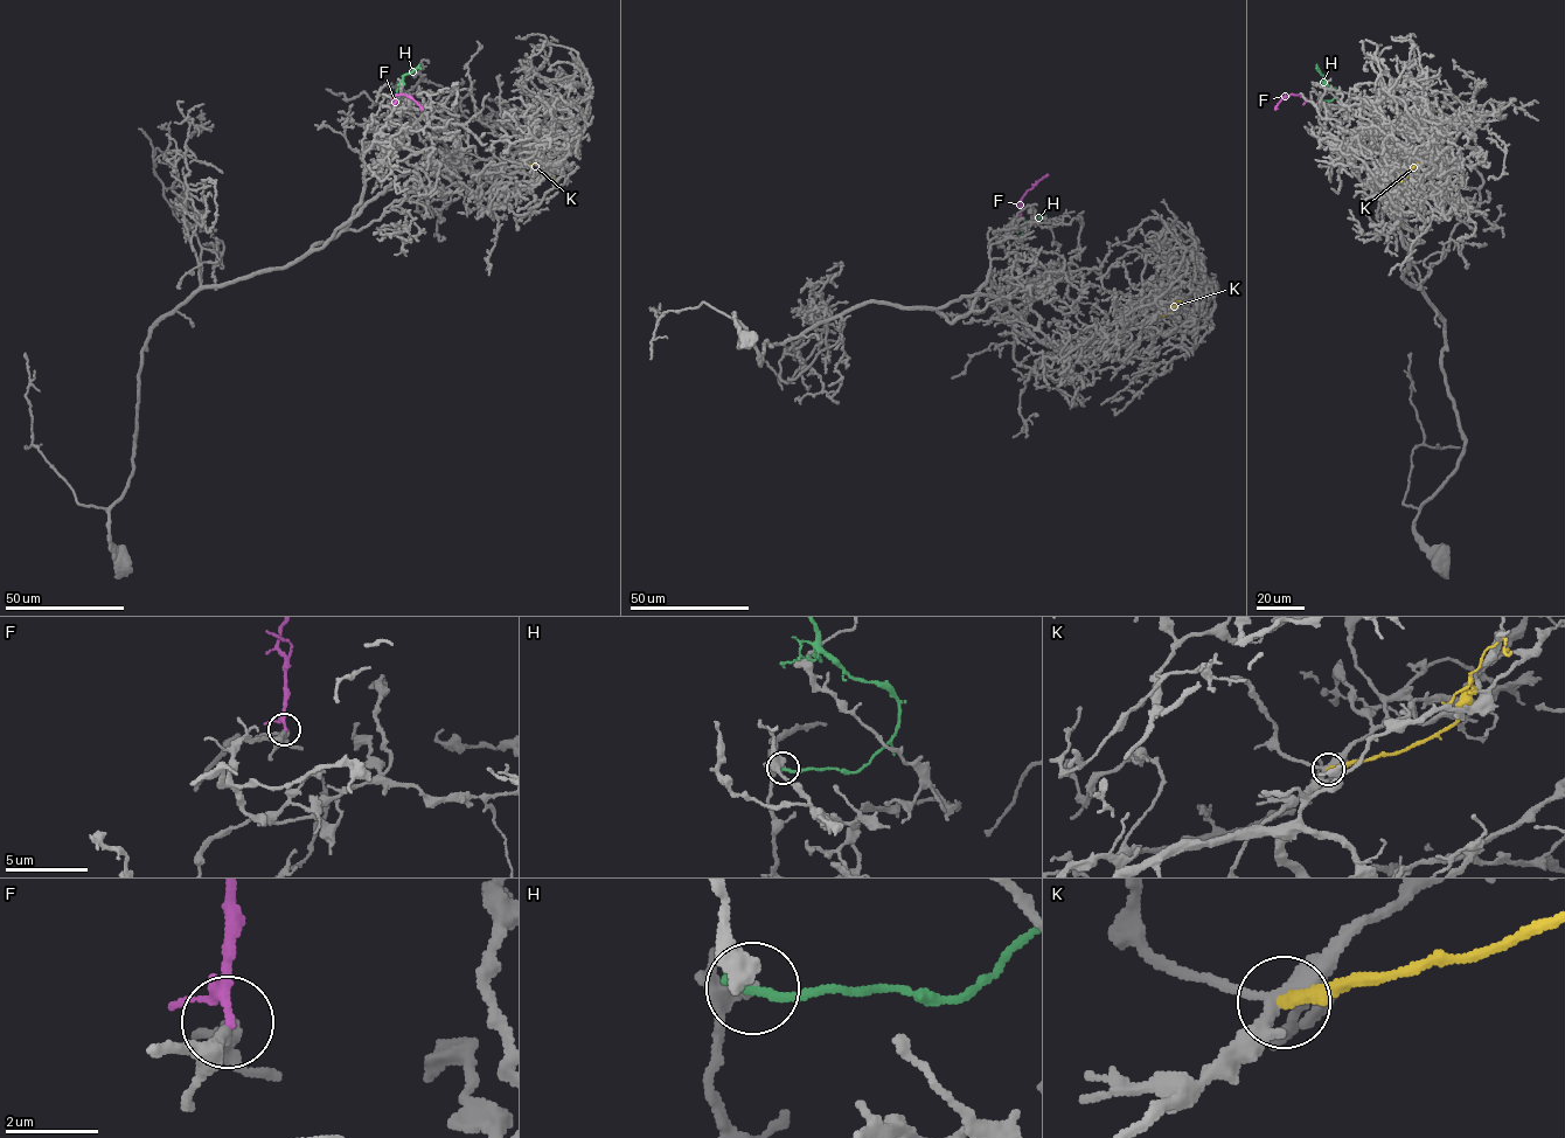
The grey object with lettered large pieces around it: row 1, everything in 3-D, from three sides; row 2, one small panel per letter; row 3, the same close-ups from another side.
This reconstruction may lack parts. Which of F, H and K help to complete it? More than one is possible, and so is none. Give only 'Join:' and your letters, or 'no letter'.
Join: no letter

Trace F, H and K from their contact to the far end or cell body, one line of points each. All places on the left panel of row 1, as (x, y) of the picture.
F: (395, 105), (395, 97), (402, 94), (410, 96), (423, 109)
H: (398, 101), (396, 91), (403, 75), (421, 69)
K: (528, 161), (544, 167), (555, 181)

